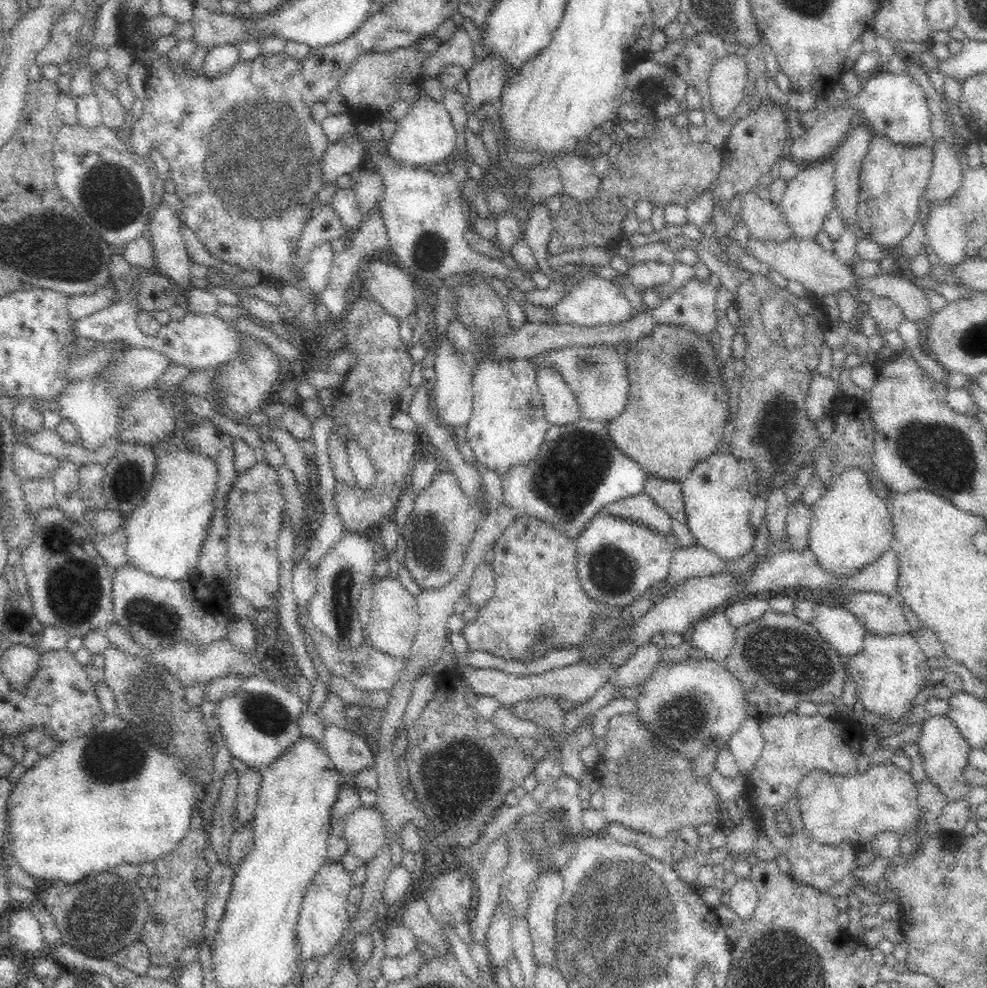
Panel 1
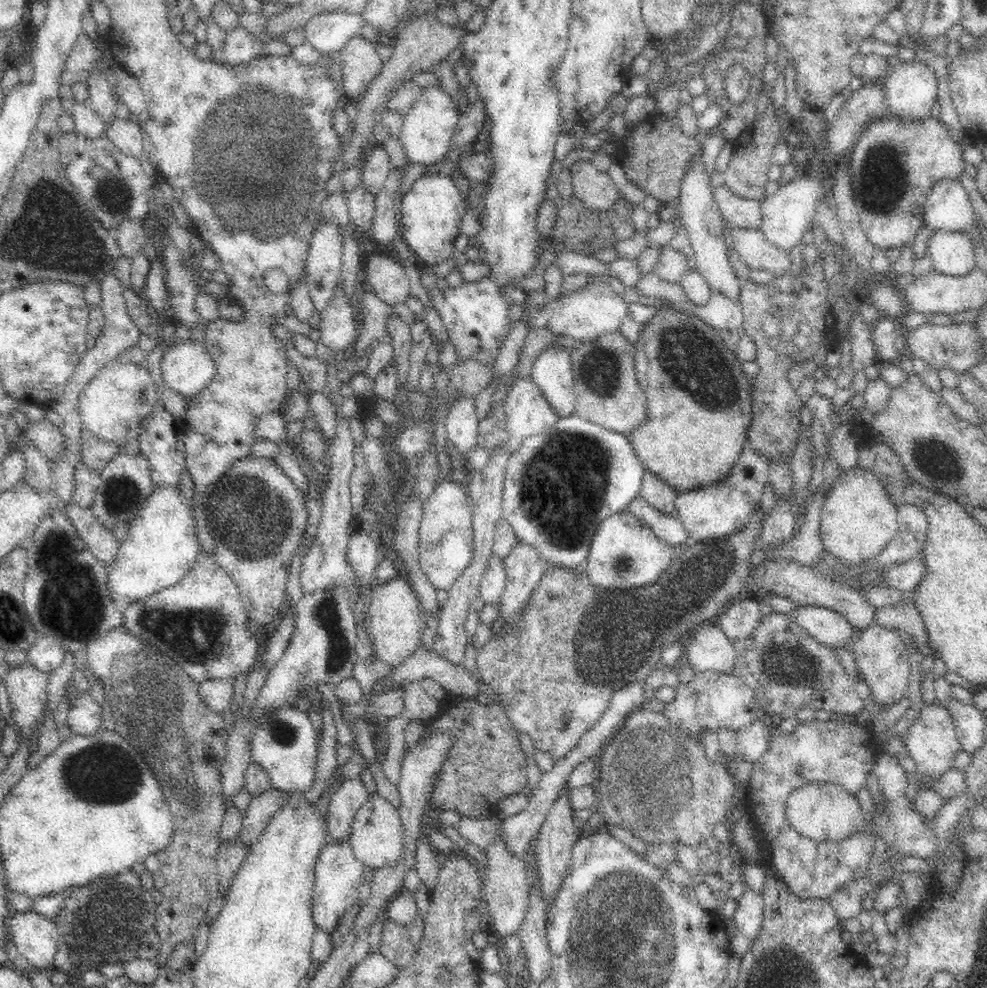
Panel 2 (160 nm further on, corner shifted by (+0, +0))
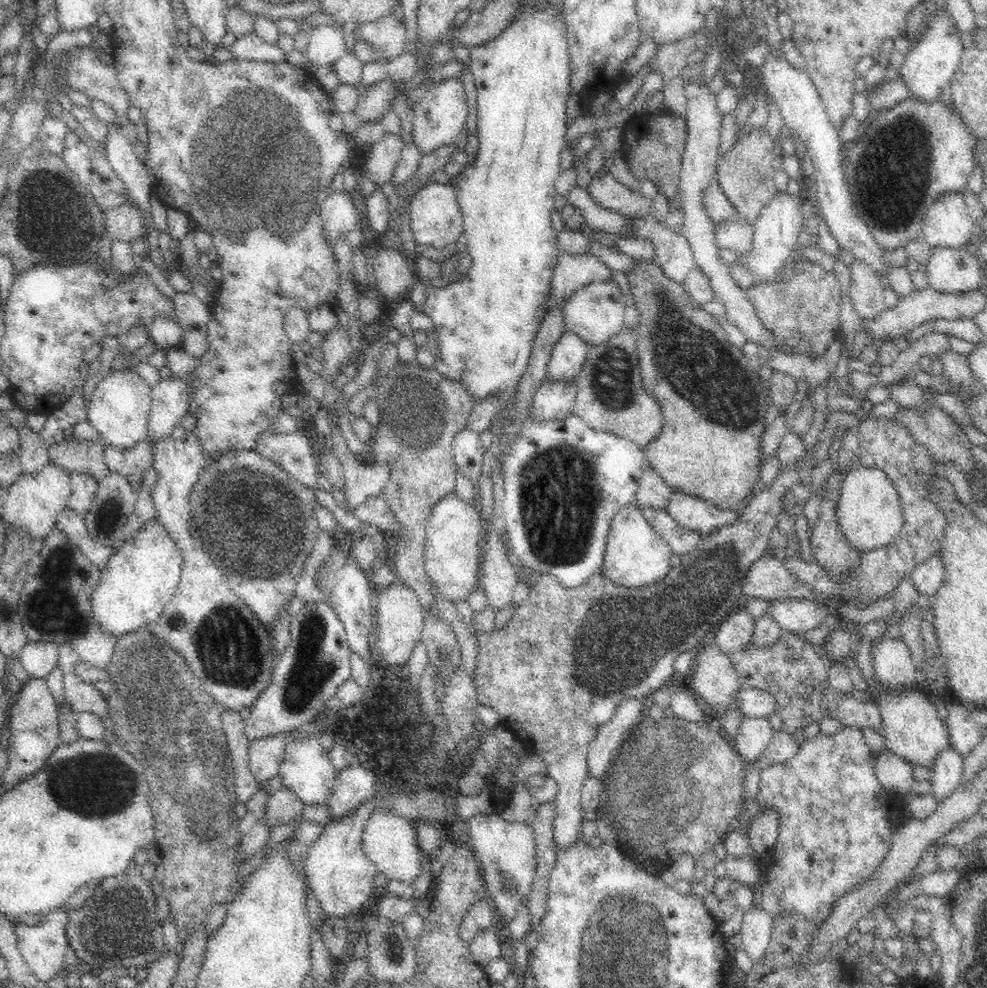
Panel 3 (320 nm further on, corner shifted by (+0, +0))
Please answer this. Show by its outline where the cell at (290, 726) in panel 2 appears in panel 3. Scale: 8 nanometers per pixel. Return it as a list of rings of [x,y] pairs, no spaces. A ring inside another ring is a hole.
[[[302,739],[297,743],[290,743],[280,765],[278,775],[276,776],[277,784],[291,788],[300,802],[306,806],[318,806],[329,810],[329,798],[331,788],[333,787],[337,770],[331,763],[329,751],[326,751],[320,741],[313,739]]]

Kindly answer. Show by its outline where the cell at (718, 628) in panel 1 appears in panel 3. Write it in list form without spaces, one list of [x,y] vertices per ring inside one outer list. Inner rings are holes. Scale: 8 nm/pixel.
[[[702,645],[697,650],[695,665],[689,672],[692,690],[708,704],[709,708],[707,710],[710,714],[713,712],[712,717],[718,718],[730,710],[731,702],[738,689],[739,680],[737,679],[737,672],[734,671],[730,660],[731,657],[726,653],[720,652],[716,645],[706,647]]]

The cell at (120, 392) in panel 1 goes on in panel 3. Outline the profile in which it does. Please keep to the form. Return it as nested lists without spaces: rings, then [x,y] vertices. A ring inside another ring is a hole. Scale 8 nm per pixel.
[[[112,371],[93,392],[88,410],[88,422],[98,430],[105,445],[130,448],[147,438],[151,389],[135,371]]]

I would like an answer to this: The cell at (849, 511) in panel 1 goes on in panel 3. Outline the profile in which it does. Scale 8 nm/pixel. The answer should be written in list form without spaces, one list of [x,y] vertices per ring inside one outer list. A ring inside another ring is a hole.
[[[854,466],[844,480],[837,508],[838,524],[847,541],[860,550],[882,550],[899,535],[903,510],[894,483],[881,468]]]

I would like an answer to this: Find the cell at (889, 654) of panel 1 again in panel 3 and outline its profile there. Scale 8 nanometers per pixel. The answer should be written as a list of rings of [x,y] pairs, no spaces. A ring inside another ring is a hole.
[[[880,637],[873,643],[874,677],[886,688],[918,687],[916,667],[907,644],[901,639]]]

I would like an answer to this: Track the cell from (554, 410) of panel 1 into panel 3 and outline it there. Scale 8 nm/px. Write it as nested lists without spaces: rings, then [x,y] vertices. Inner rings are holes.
[[[565,331],[554,346],[547,378],[554,381],[574,381],[584,370],[588,358],[590,346],[572,331]]]

